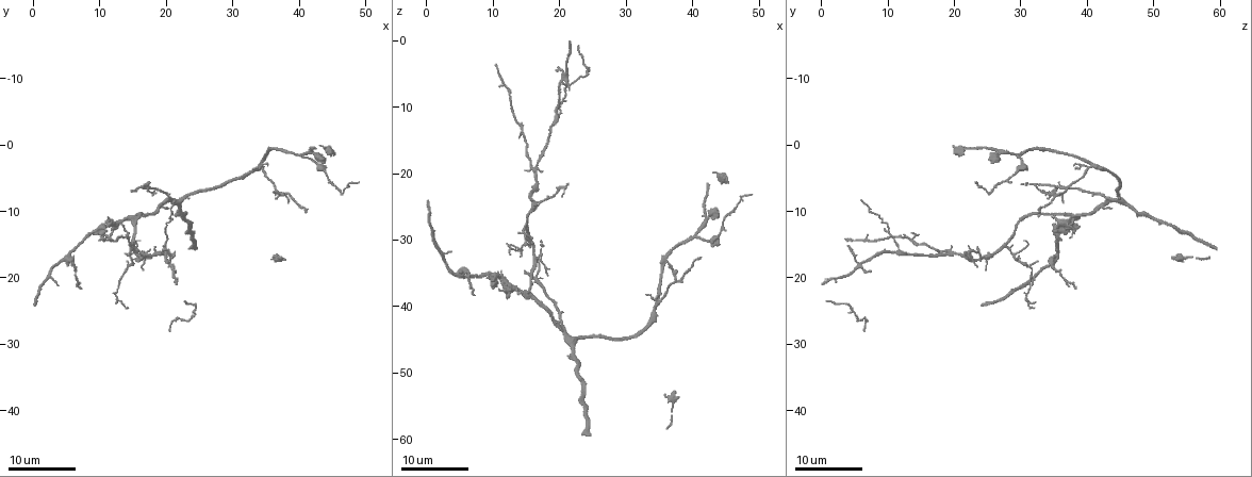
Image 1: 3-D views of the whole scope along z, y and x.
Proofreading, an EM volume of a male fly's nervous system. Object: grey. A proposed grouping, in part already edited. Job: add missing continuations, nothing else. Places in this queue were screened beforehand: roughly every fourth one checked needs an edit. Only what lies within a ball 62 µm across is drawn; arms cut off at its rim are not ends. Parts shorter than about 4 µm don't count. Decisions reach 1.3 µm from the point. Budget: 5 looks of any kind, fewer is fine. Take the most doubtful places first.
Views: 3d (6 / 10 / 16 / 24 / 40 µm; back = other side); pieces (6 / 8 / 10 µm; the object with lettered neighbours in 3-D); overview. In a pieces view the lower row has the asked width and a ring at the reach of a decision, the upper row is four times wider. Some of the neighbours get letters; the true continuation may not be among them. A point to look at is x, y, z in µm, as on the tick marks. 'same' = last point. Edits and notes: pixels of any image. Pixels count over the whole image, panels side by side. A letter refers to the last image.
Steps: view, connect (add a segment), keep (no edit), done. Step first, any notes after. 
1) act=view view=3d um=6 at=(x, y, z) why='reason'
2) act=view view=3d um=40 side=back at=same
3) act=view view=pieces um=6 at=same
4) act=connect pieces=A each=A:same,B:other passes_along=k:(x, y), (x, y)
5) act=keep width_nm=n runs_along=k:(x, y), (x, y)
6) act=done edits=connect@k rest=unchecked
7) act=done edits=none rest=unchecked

act=view view=3d um=24 at=(36.0, 7.5, 33.5) why='thin end'

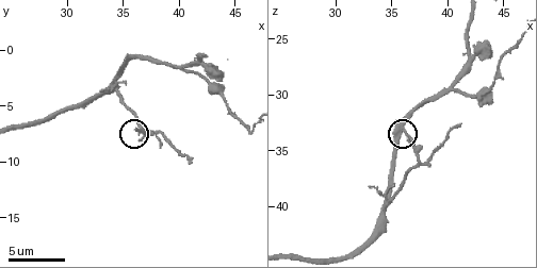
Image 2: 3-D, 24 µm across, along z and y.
act=view view=pieces um=10 at=(36.2, 7.2, 33.4)

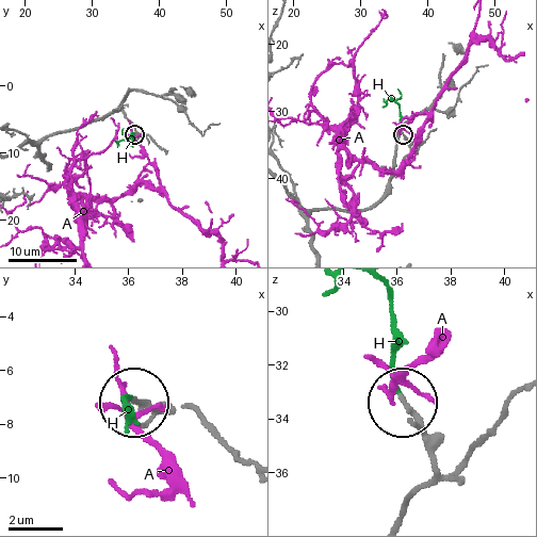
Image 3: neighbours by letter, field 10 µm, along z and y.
act=connect pieces=H each=A:other,H:same found='the neuron continues'

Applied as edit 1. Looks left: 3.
act=view view=3d um=16 at=(21.0, 19.0, 7.0) why='branch stops here'

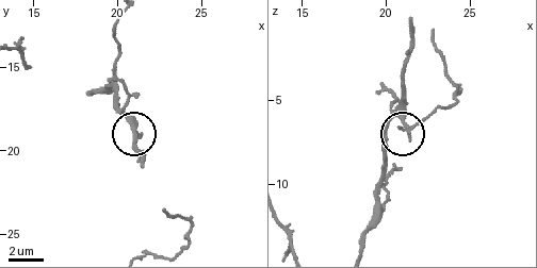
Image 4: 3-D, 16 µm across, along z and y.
act=view view=pieces um=10 at=same why='what lies round it'

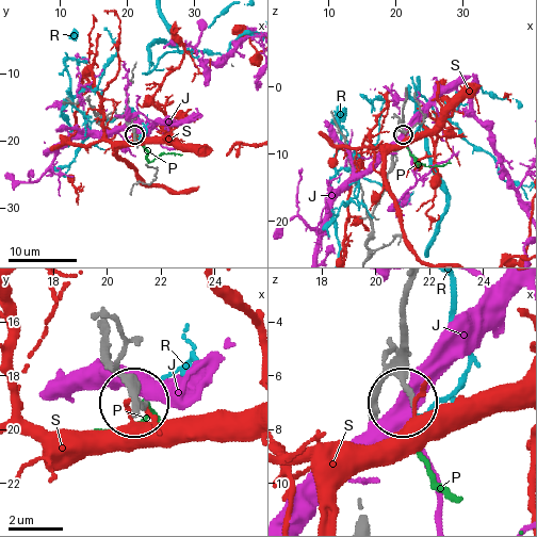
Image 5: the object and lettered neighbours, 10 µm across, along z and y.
act=connect pieces=P each=J:other,P:same,R:other,S:other found='it goes on there'

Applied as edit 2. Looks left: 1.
act=done edits=connect@3,connect@5 rest=unchecked

